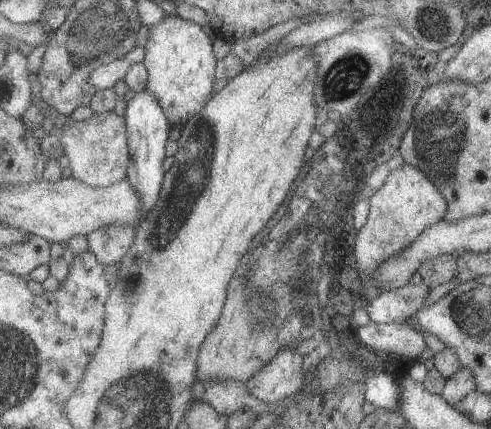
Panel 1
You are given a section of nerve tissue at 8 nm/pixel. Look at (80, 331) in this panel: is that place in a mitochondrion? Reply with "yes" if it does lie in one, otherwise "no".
no

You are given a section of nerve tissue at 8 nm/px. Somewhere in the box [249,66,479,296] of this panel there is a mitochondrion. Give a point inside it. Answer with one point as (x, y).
(450, 133)

